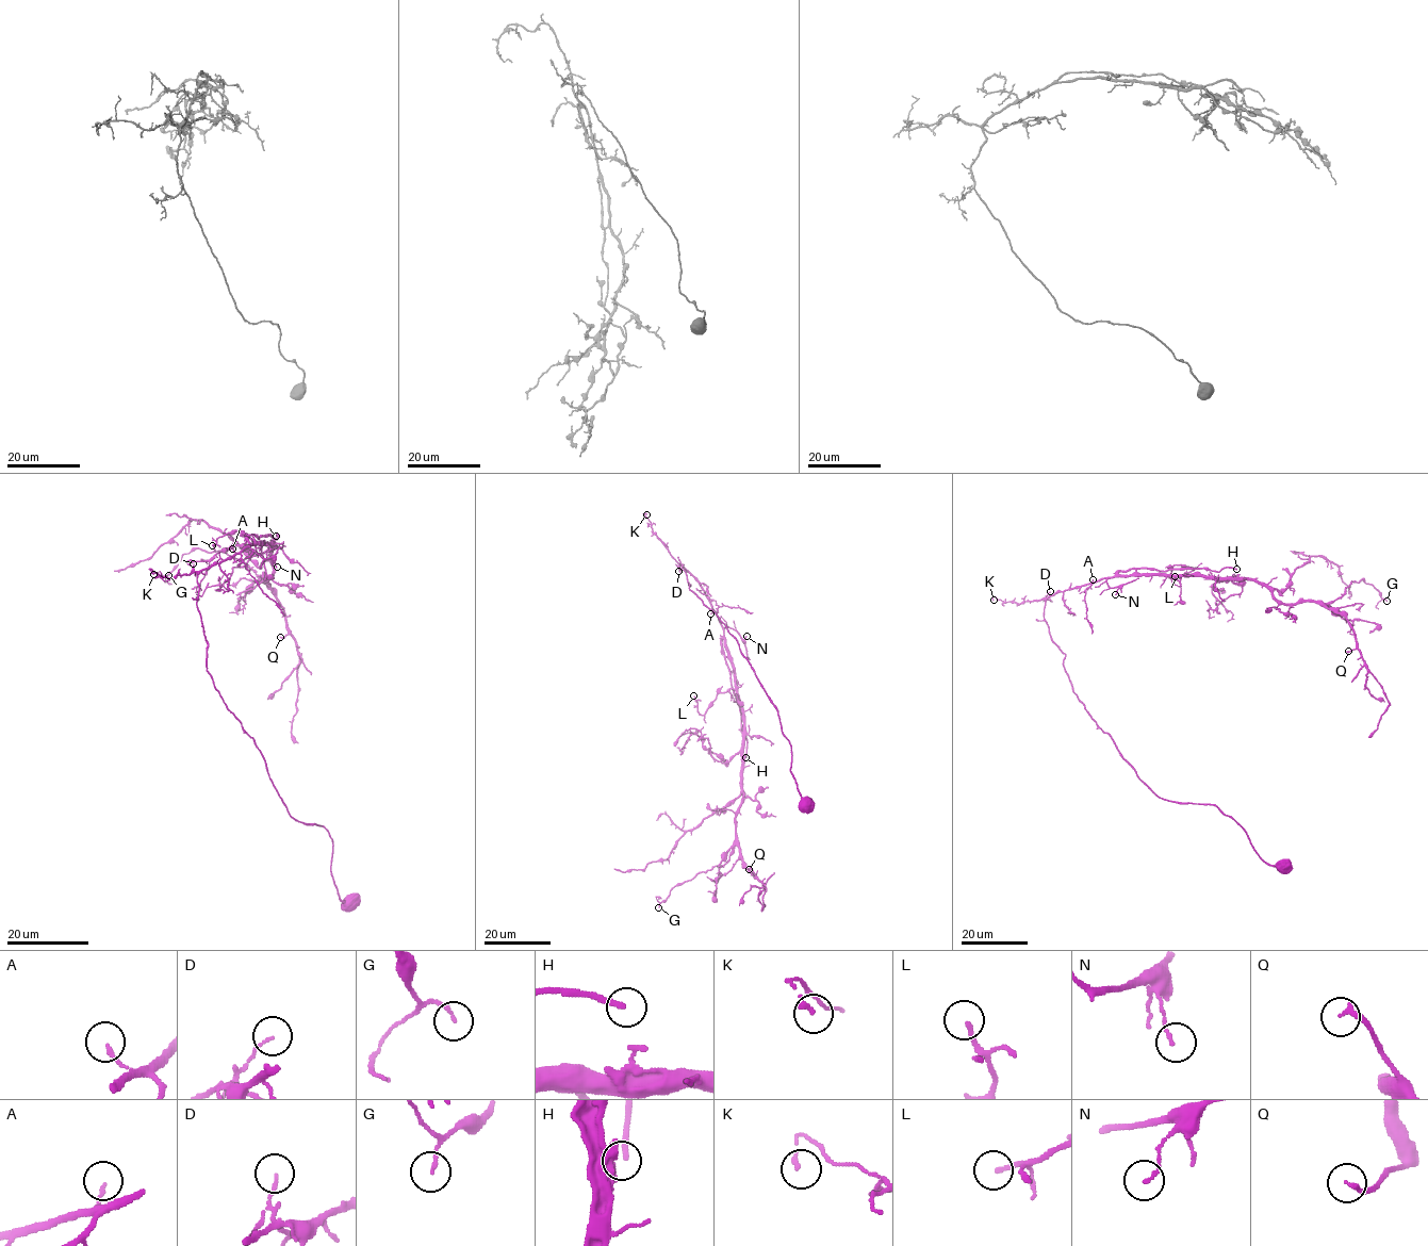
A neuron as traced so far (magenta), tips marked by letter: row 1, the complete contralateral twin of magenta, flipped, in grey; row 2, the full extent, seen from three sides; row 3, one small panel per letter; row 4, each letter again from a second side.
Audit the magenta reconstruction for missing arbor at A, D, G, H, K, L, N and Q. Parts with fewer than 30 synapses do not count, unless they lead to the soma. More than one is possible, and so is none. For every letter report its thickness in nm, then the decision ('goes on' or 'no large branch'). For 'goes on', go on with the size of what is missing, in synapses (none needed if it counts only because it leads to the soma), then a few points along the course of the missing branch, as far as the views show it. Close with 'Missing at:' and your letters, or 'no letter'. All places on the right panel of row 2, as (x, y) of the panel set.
A: calibre 120 nm; no large branch
D: calibre 90 nm; no large branch
G: calibre 90 nm; no large branch
H: calibre 200 nm; goes on; 90 synapses; course (1236, 569), (1293, 590), (1301, 605), (1320, 619), (1359, 625), (1378, 644), (1394, 641)
K: calibre 170 nm; no large branch
L: calibre 160 nm; no large branch
N: calibre 120 nm; no large branch
Q: calibre 190 nm; no large branch
Missing at: H

